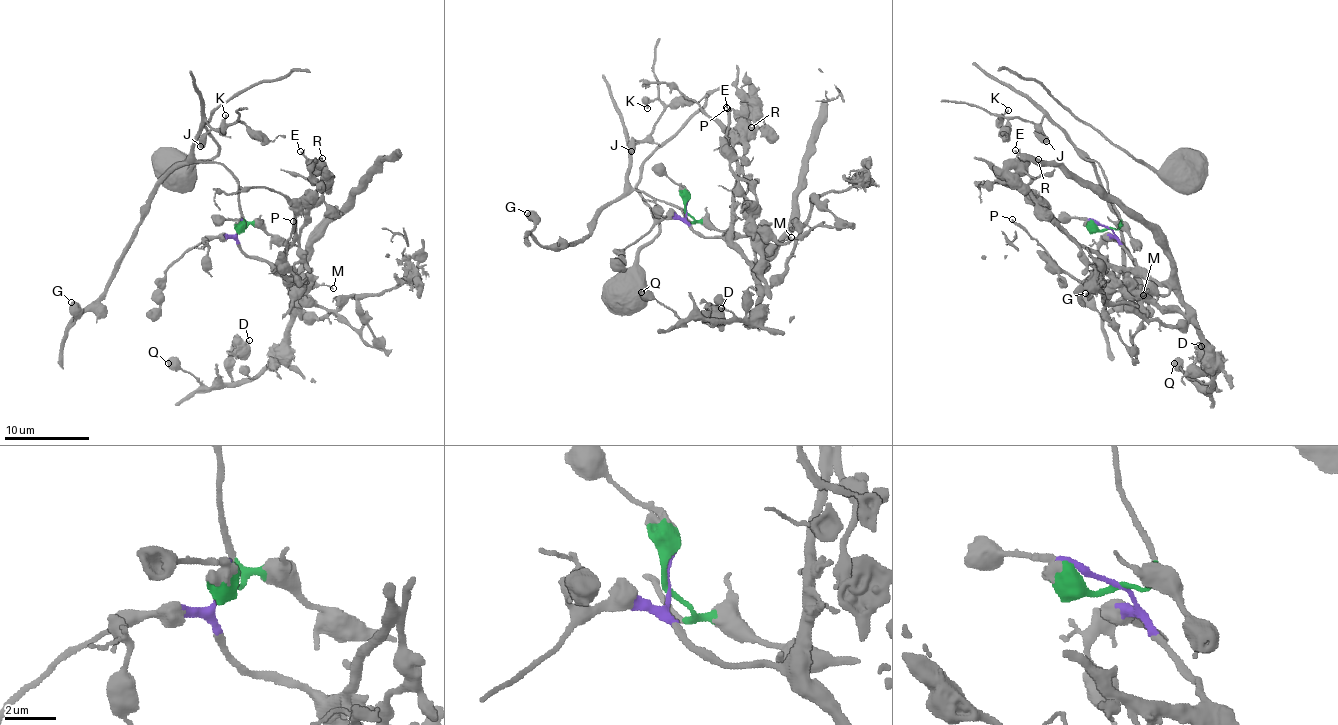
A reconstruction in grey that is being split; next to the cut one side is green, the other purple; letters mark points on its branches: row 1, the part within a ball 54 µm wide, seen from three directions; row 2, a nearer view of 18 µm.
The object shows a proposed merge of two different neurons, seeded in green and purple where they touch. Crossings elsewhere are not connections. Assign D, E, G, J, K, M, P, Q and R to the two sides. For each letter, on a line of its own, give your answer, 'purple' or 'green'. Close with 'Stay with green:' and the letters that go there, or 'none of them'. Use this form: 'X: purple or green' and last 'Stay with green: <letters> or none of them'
D: purple
E: purple
G: green
J: green
K: green
M: purple
P: purple
Q: purple
R: purple
Stay with green: G, J, K

